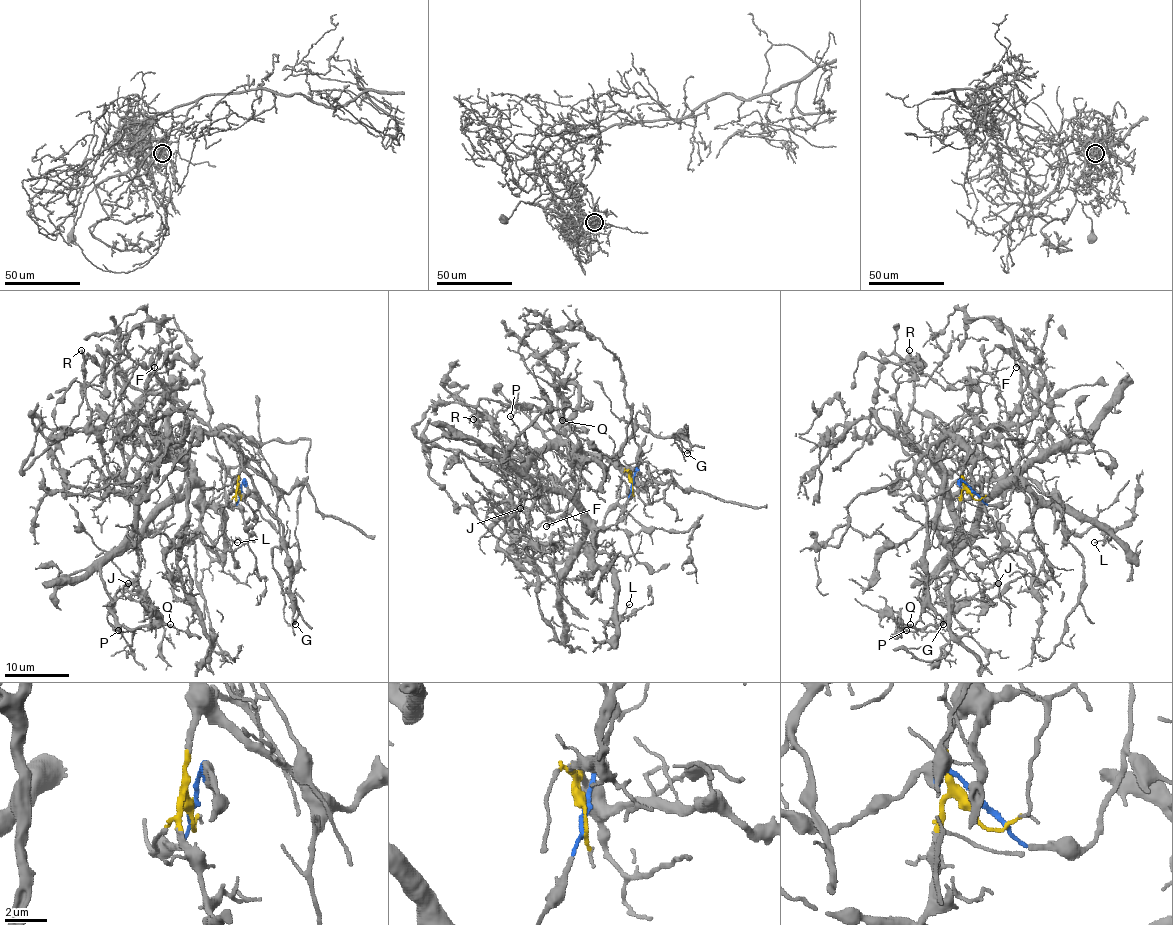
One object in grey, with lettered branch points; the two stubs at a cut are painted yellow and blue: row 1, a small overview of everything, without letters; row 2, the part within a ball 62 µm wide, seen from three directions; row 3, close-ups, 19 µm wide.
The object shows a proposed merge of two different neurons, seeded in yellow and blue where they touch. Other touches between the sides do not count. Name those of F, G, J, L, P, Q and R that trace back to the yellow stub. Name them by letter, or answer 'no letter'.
G, J, L, P, Q, R

